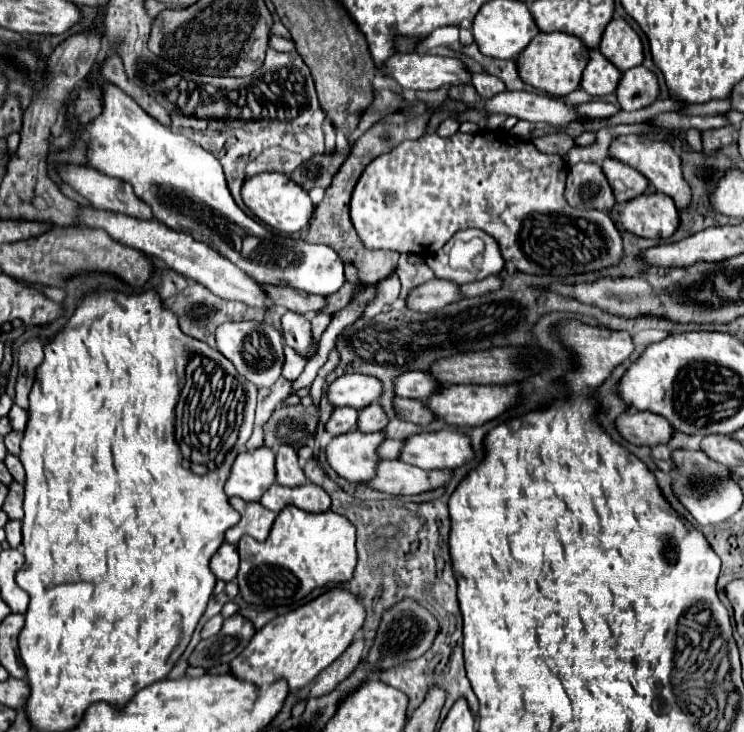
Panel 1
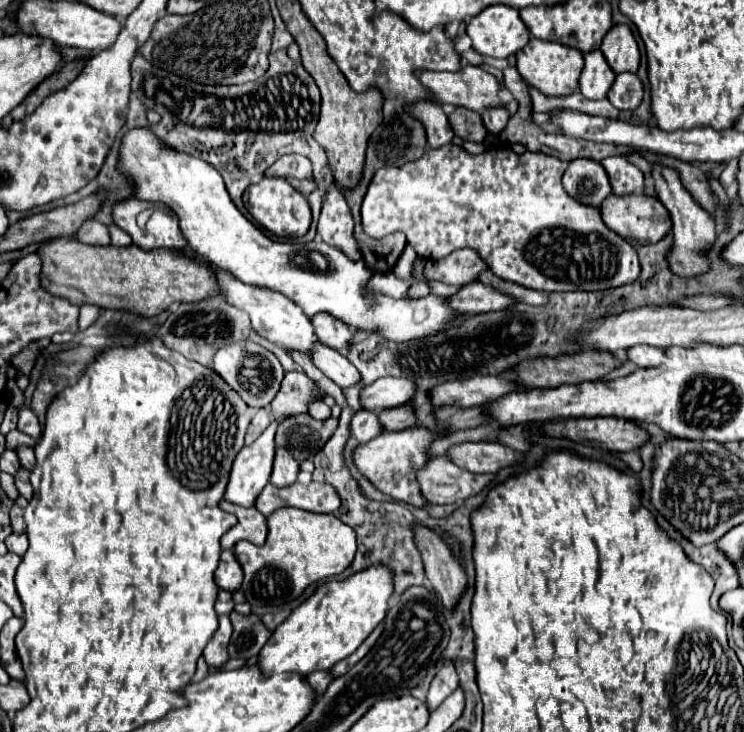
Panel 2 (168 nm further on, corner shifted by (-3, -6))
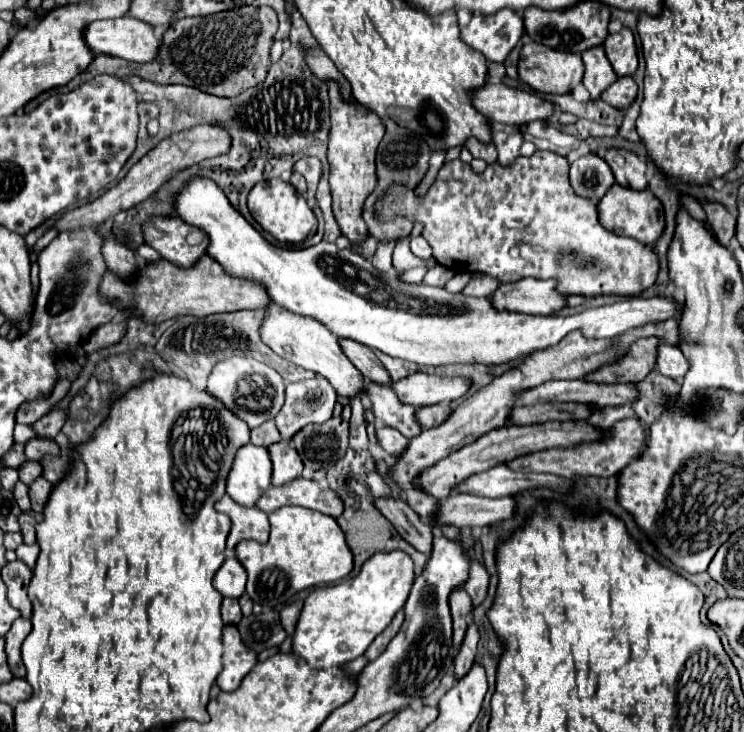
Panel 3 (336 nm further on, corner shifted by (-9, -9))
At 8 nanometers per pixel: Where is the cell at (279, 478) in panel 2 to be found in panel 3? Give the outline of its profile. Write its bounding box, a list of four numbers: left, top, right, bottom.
[269,442,303,486]

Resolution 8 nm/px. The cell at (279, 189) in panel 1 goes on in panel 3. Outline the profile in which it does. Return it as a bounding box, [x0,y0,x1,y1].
[247,178,317,244]

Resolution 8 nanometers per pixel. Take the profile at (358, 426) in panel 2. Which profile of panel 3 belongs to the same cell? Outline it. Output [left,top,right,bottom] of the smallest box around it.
[377,426,407,456]

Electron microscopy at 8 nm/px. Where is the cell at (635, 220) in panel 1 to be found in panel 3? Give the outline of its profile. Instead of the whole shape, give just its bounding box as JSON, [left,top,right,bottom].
[599,184,665,246]

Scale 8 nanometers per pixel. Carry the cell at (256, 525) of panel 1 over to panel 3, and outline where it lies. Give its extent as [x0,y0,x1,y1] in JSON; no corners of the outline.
[215,494,269,550]

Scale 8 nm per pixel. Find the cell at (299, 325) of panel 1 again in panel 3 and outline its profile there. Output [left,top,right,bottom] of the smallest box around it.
[365,380,421,438]

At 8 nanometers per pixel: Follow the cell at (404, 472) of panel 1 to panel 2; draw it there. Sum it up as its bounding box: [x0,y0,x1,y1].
[417,457,493,505]

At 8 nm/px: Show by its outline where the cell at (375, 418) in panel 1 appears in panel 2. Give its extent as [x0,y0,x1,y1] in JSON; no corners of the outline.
[379,405,417,431]

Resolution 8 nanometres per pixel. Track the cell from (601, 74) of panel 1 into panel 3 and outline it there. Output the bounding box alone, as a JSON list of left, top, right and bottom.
[581,46,617,100]

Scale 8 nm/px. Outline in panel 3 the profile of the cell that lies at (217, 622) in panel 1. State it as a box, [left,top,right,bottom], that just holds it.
[217,626,257,692]

